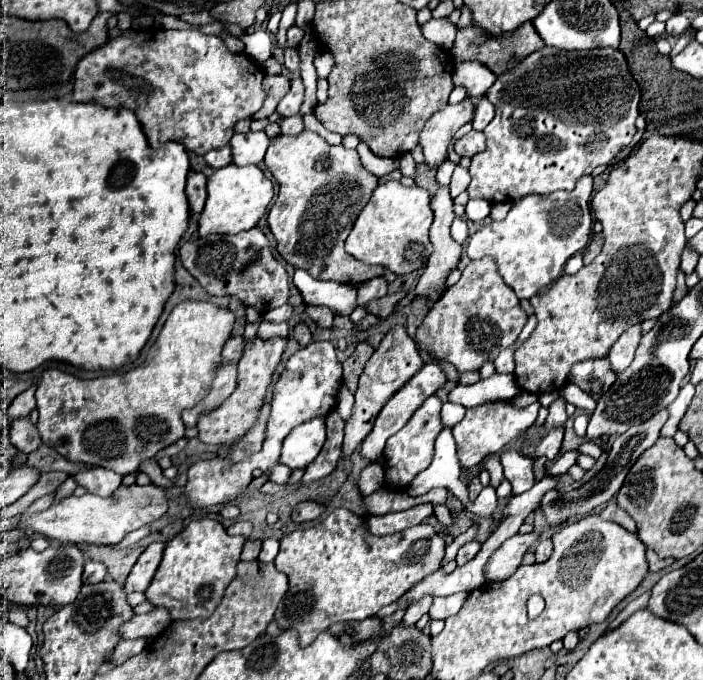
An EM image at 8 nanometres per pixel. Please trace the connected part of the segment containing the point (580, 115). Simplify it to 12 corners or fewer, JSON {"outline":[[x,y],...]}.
{"outline":[[621,50],[523,58],[471,198],[573,190],[635,136]]}

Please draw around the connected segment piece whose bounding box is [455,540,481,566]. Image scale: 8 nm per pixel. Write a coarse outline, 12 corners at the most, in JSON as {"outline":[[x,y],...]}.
{"outline":[[471,540],[459,548],[457,564],[463,566],[475,558],[481,544]]}

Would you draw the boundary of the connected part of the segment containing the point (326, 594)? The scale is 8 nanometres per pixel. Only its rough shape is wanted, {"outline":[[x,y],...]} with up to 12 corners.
{"outline":[[345,508],[283,536],[281,628],[309,646],[439,570],[429,524],[373,536]]}

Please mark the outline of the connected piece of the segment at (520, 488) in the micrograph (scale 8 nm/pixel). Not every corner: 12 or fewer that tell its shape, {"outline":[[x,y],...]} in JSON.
{"outline":[[517,448],[501,454],[505,478],[513,494],[535,484],[533,460],[521,456]]}

